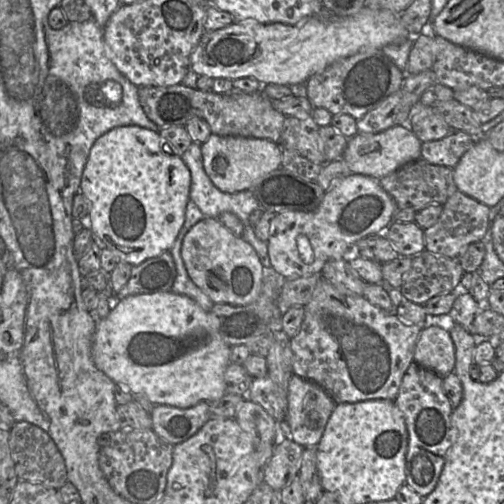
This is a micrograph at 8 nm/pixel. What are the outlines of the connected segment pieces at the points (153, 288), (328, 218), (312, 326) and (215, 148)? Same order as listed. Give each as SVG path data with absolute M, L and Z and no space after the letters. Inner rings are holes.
M169 251L132 267L127 284L116 294L122 300L130 295L169 292L176 278L176 266Z
M351 174L332 186L323 196L320 205L312 212L288 211L277 213L271 222L271 231L267 240L267 250L271 267L283 279L296 279L310 275L320 275L328 260L350 258L355 251L355 243L371 234L384 232L392 223L396 204L392 197L381 187L379 180L365 175ZM304 235L309 240L314 254L311 264L306 264L300 257L297 238Z
M321 278L311 300L304 306L304 318L296 336L290 339L293 374L323 388L336 404L384 399L394 401L424 326L406 325L395 313L387 313L372 305L363 296L339 292Z
M211 134L200 145L205 172L224 193L249 190L261 177L281 167L281 146L267 139Z

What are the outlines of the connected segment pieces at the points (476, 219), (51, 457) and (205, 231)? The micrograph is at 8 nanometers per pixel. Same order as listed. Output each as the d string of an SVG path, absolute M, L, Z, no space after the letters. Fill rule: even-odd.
M456 190L443 204L438 221L424 230L425 250L457 259L470 244L480 242L484 238L488 228L490 208Z
M18 421L9 432L10 454L19 480L39 483L56 490L66 483L64 459L54 441L43 429L26 421Z
M204 217L186 233L181 256L187 273L213 303L246 306L259 296L263 266L253 247L235 236L217 218Z

